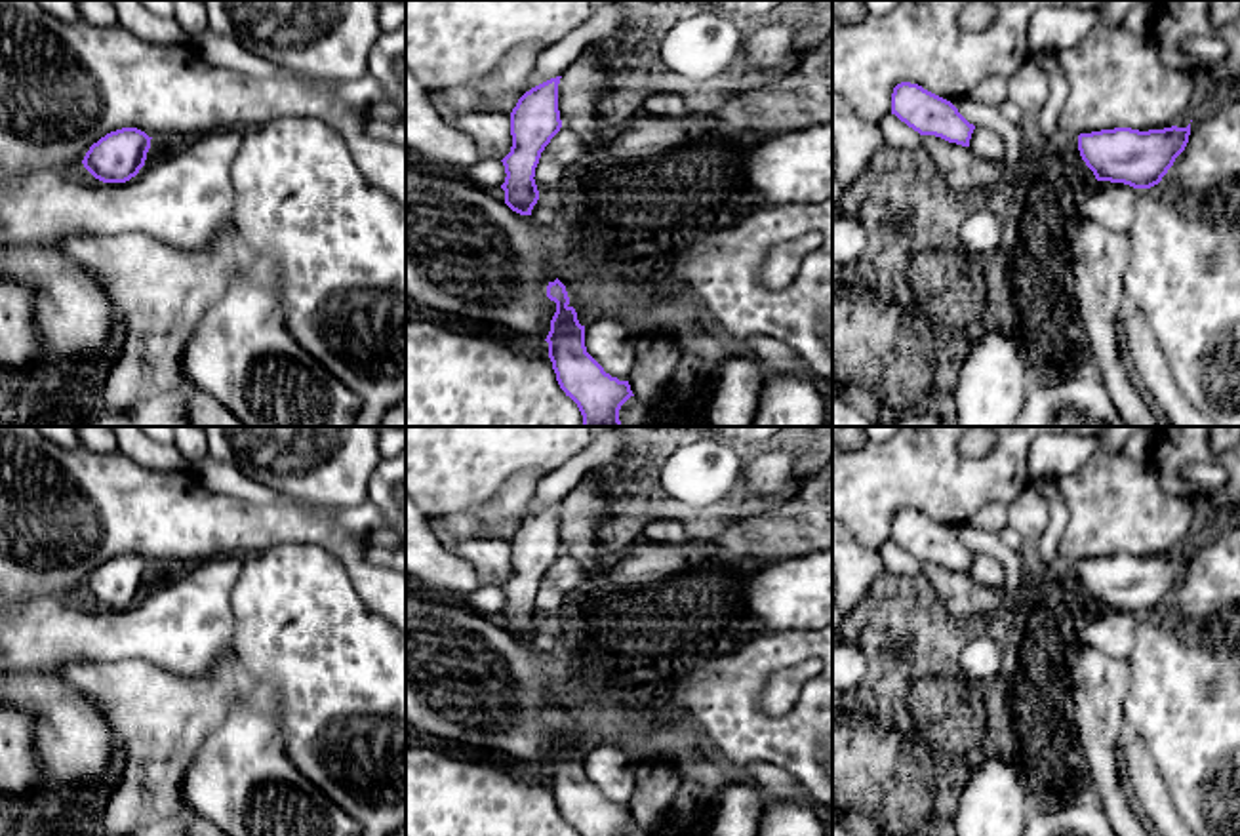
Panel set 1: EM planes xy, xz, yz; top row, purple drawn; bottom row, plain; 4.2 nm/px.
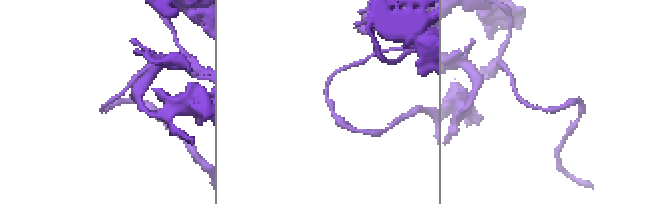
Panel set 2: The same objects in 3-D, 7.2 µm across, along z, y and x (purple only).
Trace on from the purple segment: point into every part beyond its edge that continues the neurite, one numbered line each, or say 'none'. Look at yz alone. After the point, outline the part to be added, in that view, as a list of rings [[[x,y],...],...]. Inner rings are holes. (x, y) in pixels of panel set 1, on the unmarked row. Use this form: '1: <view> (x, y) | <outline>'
none

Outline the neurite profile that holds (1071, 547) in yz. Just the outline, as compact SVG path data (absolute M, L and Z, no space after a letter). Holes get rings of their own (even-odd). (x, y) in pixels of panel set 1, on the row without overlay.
M1095 449L1057 486L1067 510L1057 550L1072 562L1171 554L1196 537L1202 522L1198 505L1166 495L1154 468L1124 453Z

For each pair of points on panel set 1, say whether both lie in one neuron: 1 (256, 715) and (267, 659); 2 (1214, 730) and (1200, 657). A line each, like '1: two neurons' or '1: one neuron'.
1: two neurons
2: one neuron

